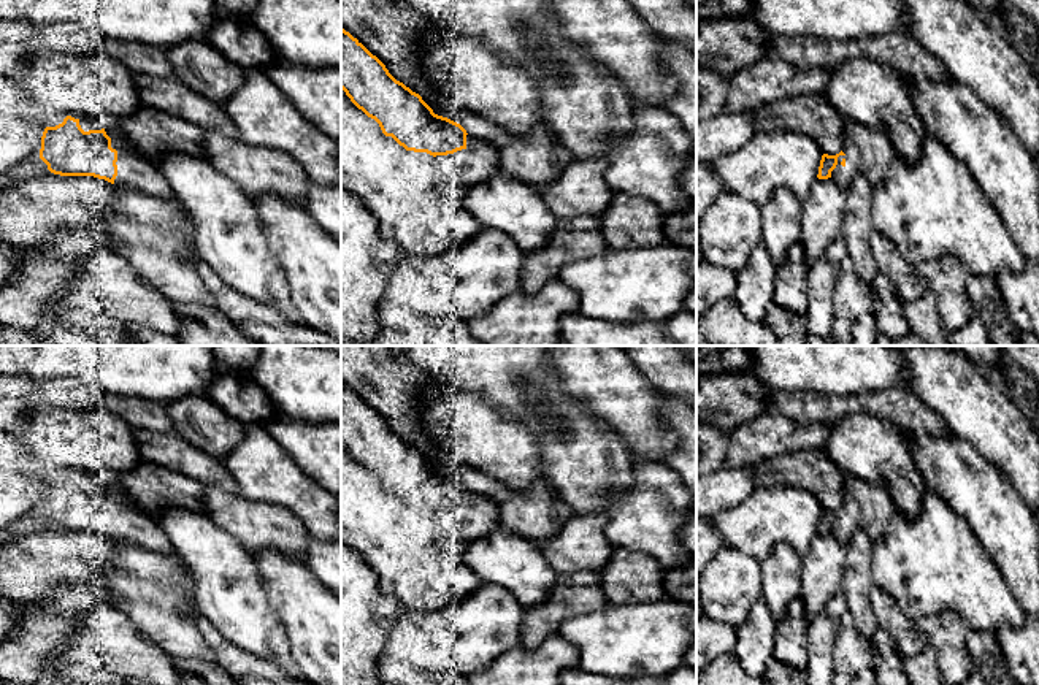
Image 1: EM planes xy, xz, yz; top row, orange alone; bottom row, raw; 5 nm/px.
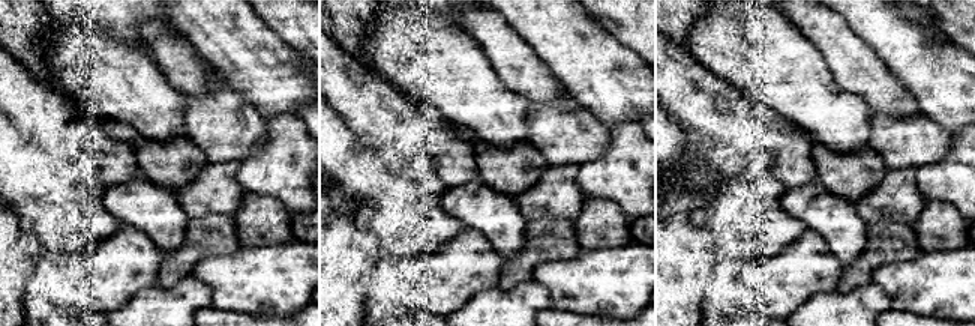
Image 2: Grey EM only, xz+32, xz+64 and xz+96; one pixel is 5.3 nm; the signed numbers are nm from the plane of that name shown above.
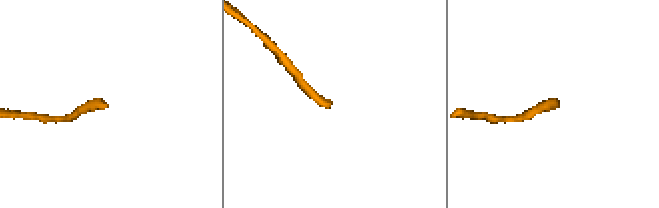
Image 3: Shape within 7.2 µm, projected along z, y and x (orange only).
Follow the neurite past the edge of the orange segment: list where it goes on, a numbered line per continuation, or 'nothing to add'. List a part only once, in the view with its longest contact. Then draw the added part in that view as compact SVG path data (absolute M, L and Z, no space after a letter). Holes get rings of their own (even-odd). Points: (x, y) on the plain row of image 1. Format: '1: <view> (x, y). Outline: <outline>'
1: xy (135, 527). Outline: M113 484L105 487L111 493L111 503L117 506L116 542L160 555L174 555L168 536L155 519L140 511L119 487Z

